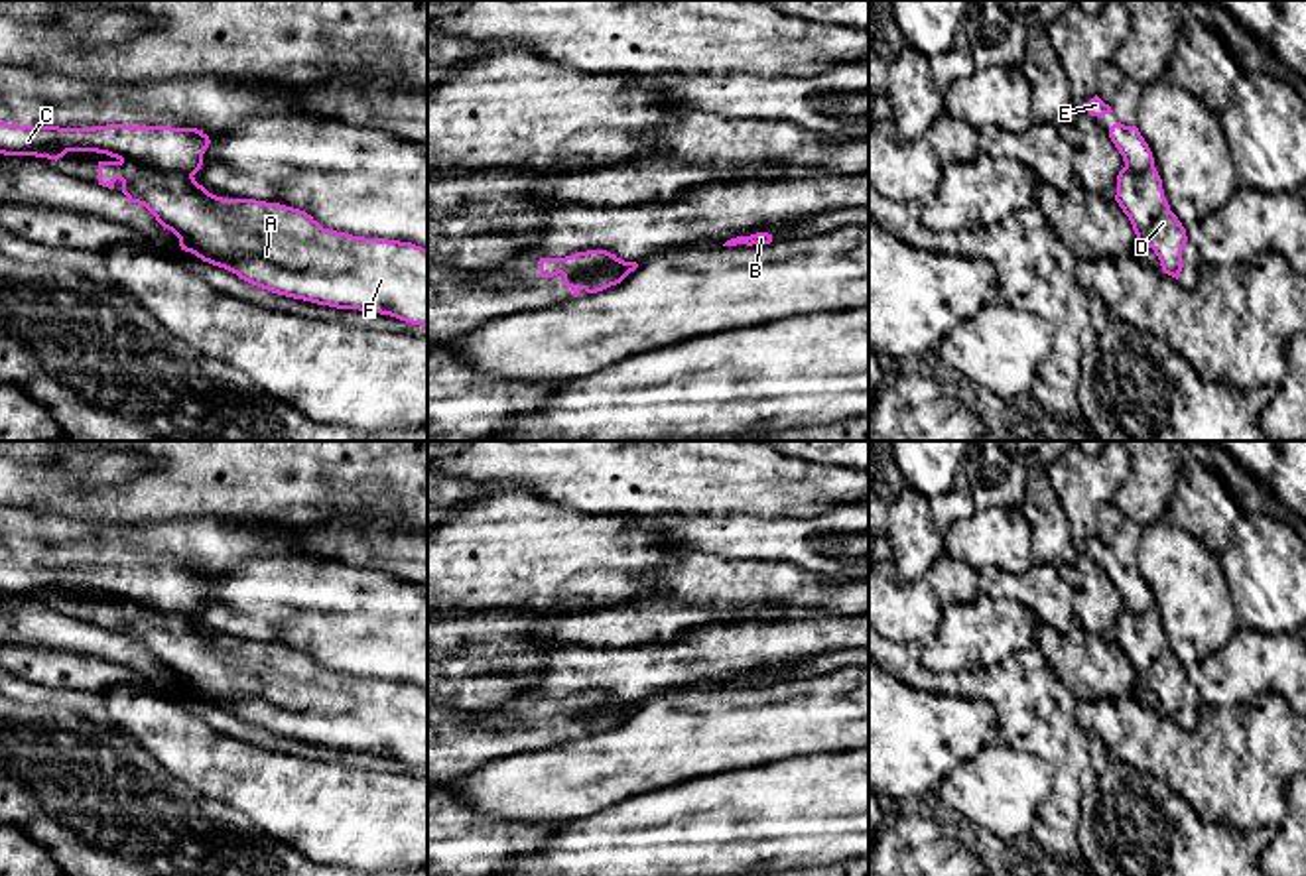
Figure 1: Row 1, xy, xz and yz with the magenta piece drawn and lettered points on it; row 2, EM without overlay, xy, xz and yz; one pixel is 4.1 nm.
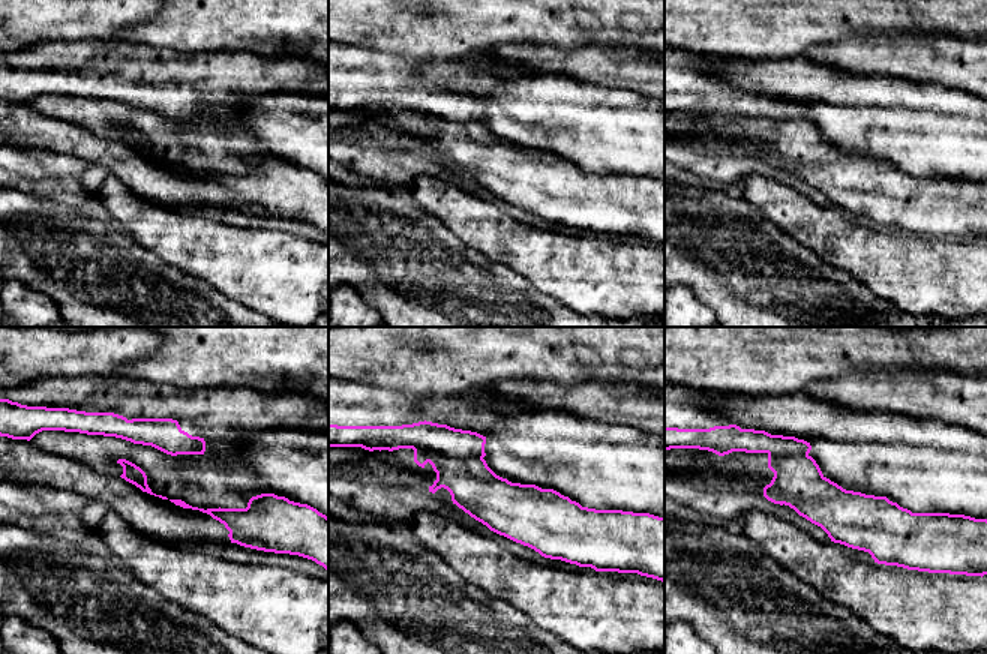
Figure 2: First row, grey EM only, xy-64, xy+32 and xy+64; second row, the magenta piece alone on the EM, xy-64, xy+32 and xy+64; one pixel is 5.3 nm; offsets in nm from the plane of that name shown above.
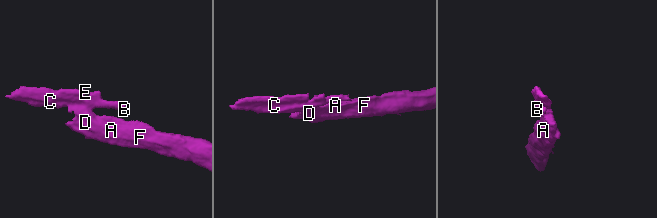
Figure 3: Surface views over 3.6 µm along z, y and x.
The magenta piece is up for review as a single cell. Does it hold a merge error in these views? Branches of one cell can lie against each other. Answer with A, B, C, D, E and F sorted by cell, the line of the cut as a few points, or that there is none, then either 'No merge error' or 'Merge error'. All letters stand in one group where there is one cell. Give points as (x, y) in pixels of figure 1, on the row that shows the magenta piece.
Groups: A D F / B C E. Split along xy (121, 160), (188, 172), (192, 176). Merge error

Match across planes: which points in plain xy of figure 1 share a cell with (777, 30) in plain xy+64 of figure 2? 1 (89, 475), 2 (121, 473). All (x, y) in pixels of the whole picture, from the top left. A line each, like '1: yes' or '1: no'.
1: no
2: no

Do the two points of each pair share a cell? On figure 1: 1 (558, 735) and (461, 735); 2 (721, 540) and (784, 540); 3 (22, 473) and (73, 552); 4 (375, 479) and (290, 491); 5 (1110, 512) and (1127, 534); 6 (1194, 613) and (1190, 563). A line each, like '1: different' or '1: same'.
1: same
2: same
3: different
4: same
5: same
6: same

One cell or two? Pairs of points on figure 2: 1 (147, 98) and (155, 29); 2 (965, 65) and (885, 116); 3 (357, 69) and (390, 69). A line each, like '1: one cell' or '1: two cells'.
1: two cells
2: two cells
3: one cell

